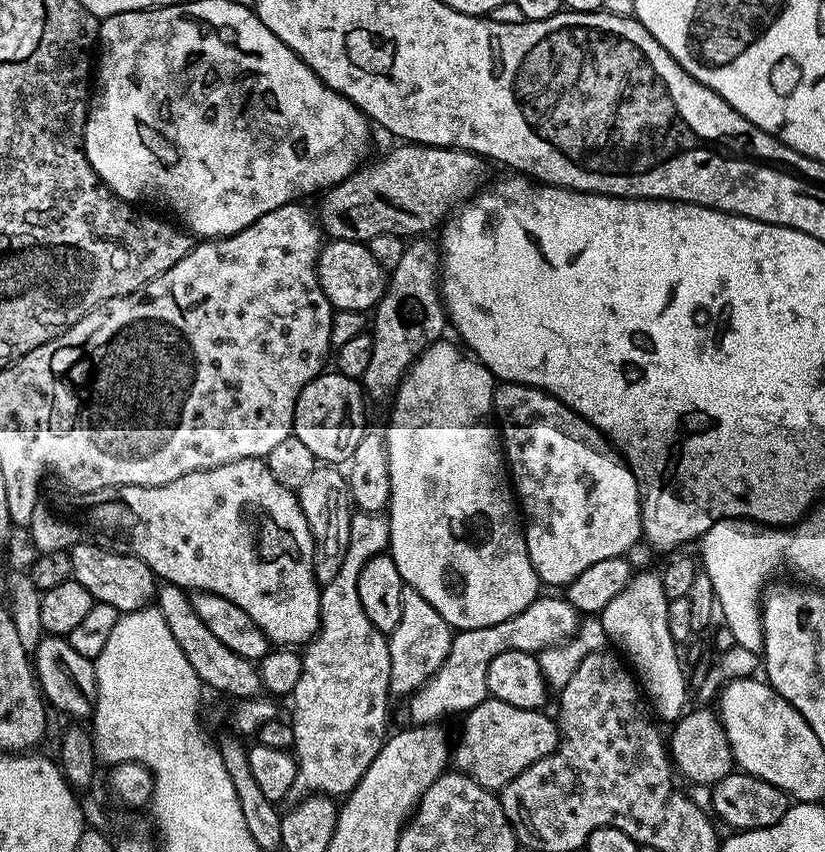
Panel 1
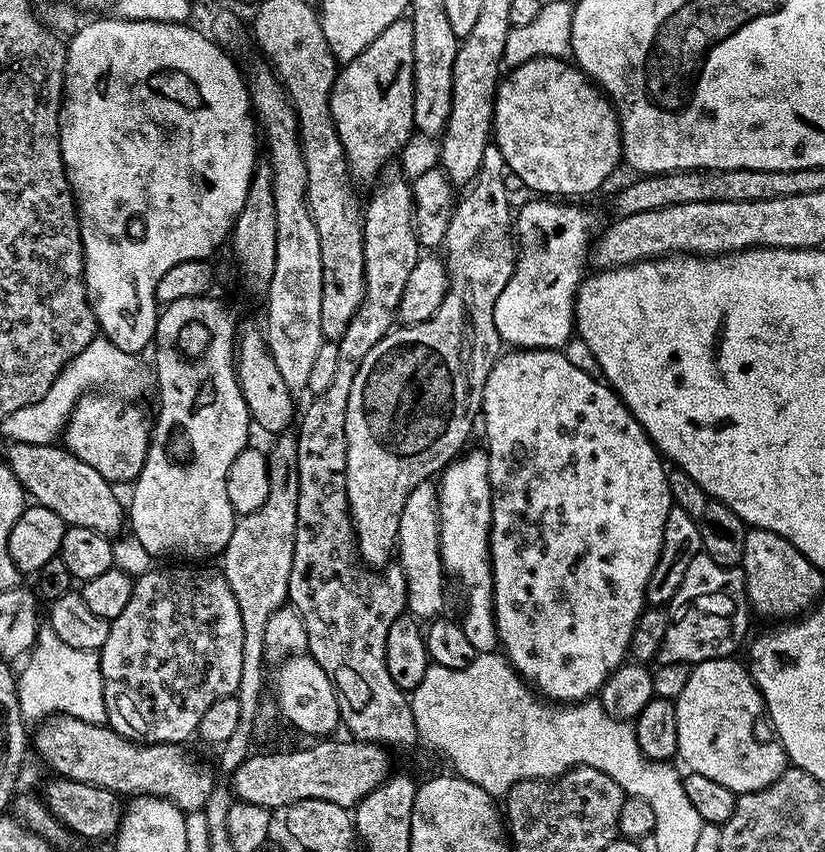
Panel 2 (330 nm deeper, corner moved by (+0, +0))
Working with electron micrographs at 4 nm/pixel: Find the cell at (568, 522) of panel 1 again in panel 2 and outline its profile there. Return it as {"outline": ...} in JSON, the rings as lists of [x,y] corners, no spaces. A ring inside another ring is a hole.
{"outline":[[[518,348],[497,356],[484,387],[482,428],[484,424],[492,487],[492,529],[488,532],[488,555],[492,561],[492,608],[496,612],[496,639],[502,645],[503,655],[533,689],[556,702],[579,702],[599,693],[609,674],[625,663],[629,655],[628,643],[646,607],[646,586],[658,562],[666,514],[670,514],[674,505],[668,489],[665,461],[656,451],[646,430],[603,379],[595,375],[592,377],[564,354],[554,348]]]}

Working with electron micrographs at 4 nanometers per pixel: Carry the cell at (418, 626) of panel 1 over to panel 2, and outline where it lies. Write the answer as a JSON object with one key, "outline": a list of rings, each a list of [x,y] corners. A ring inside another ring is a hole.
{"outline":[[[431,479],[414,486],[414,490],[410,490],[410,498],[406,498],[406,506],[402,506],[395,555],[401,570],[406,574],[407,611],[421,622],[435,620],[445,611],[446,573],[440,553],[440,497],[437,485]]]}

